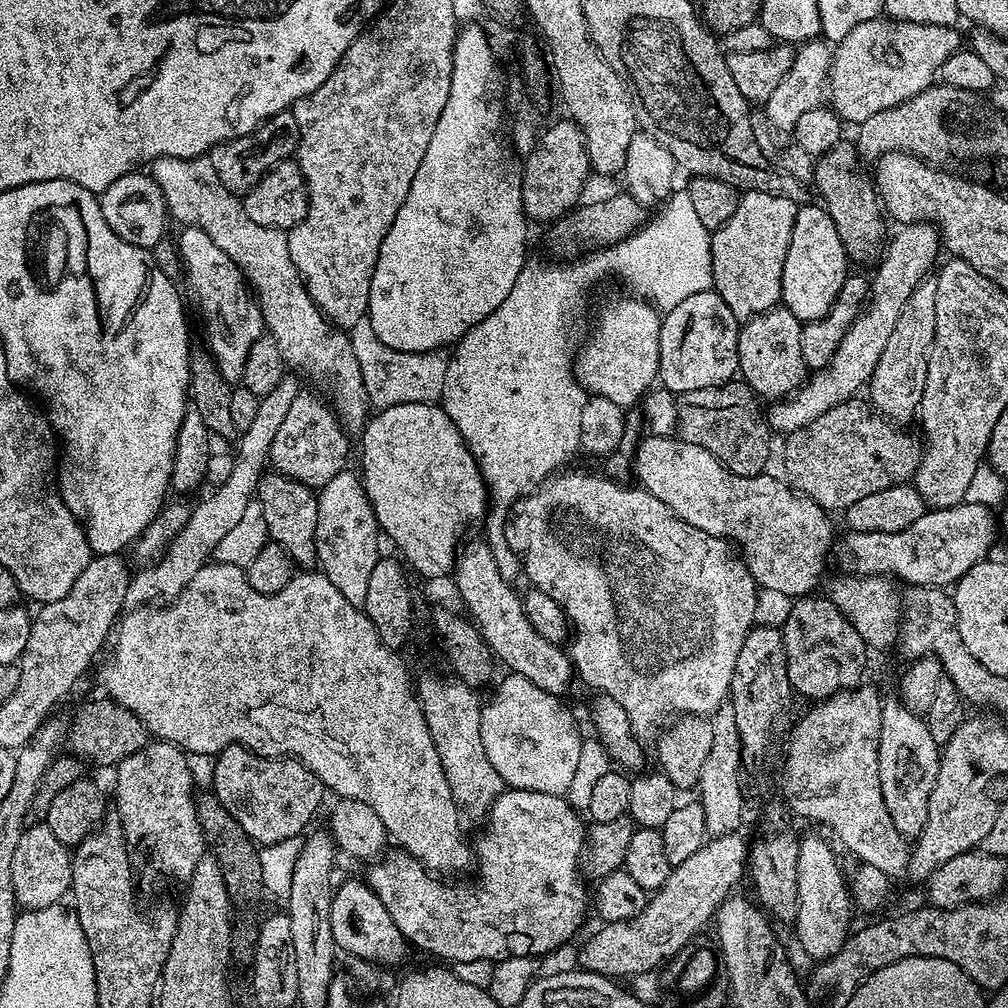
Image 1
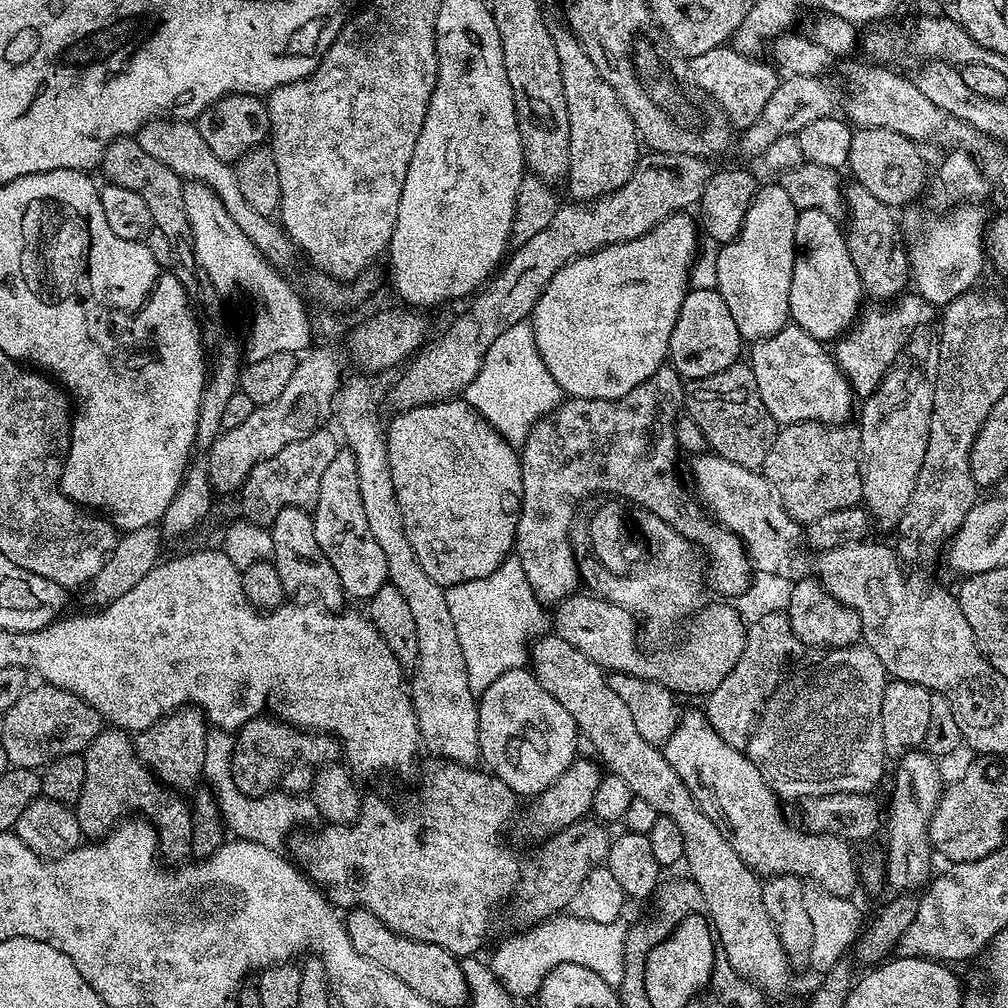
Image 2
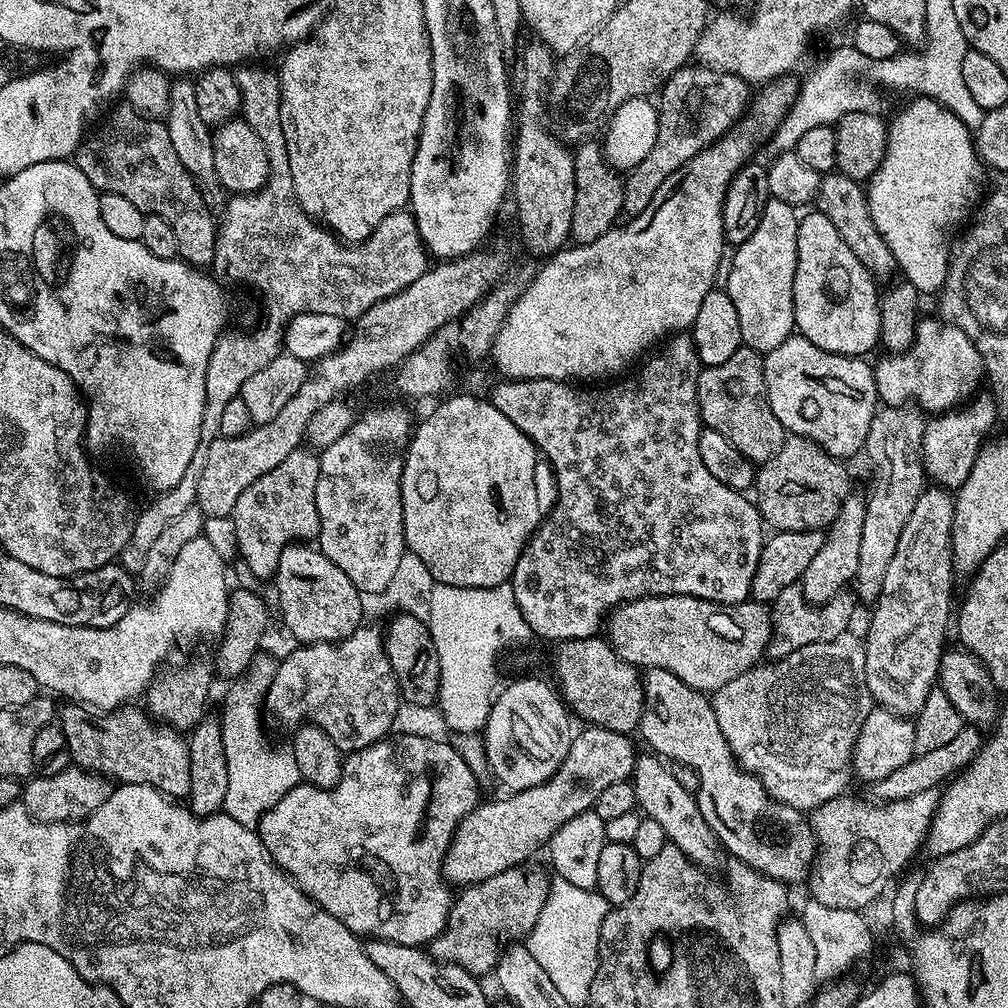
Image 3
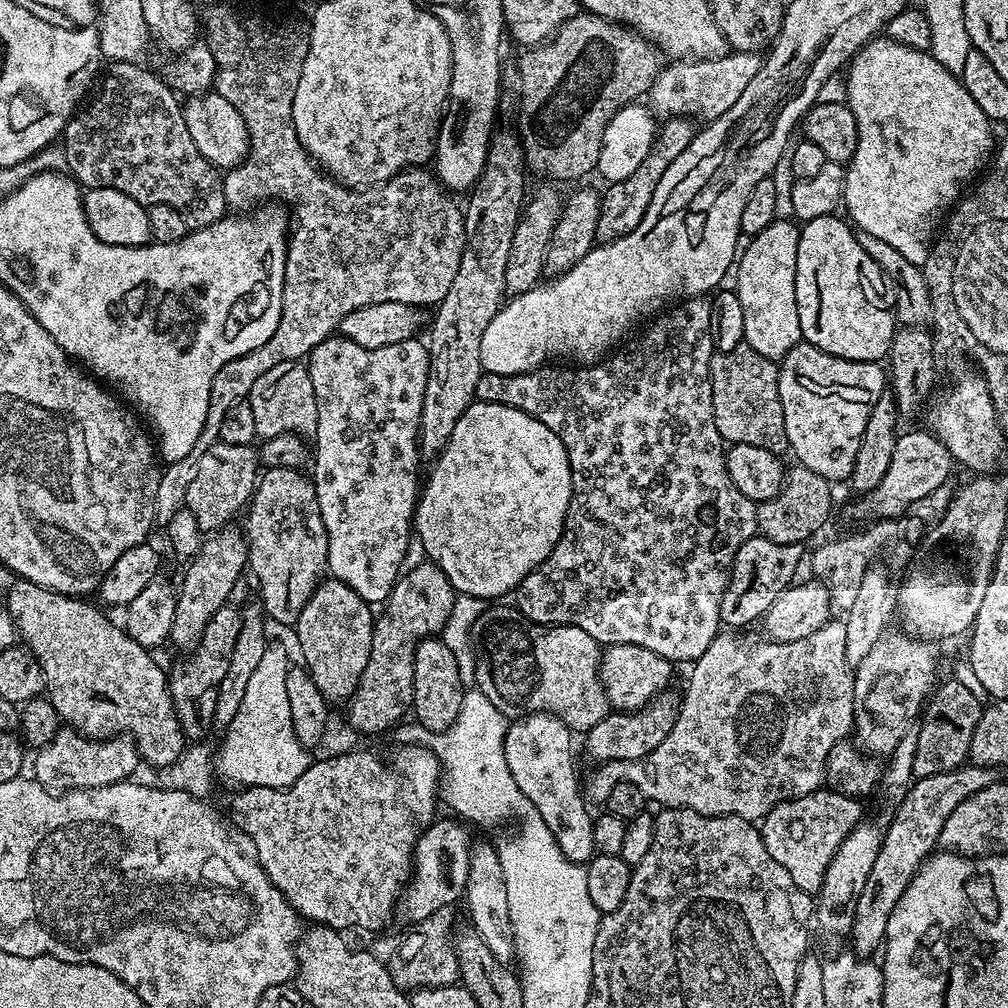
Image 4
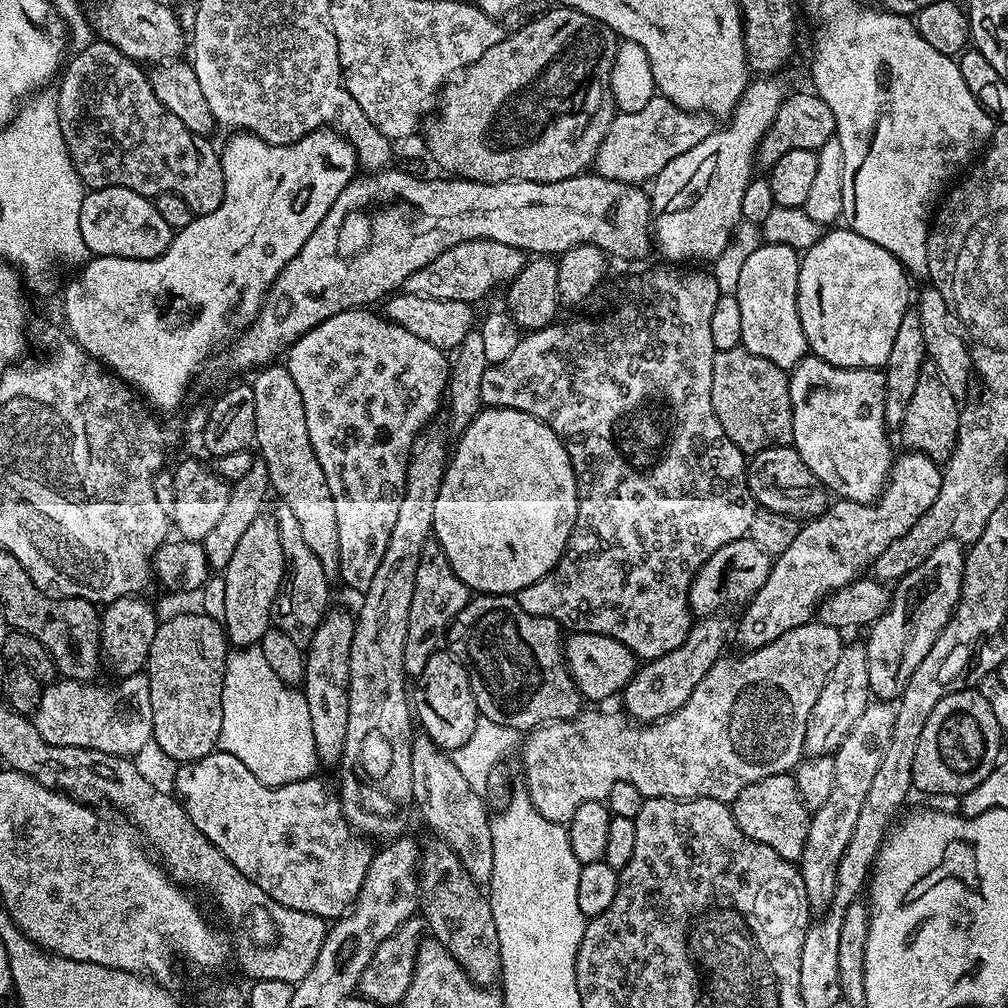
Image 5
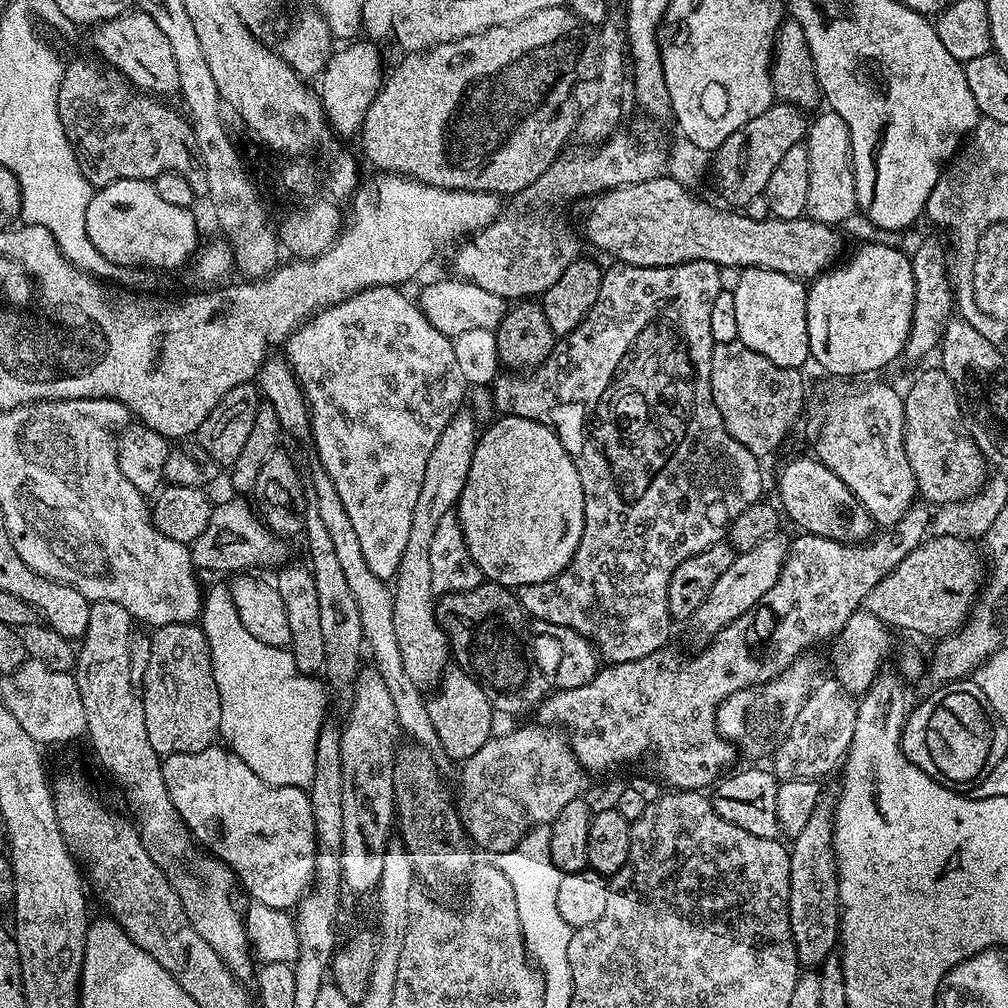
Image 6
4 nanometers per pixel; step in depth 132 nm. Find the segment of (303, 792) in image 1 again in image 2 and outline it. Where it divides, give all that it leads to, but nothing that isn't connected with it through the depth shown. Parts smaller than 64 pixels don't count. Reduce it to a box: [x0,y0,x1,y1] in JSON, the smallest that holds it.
[234,714,342,796]

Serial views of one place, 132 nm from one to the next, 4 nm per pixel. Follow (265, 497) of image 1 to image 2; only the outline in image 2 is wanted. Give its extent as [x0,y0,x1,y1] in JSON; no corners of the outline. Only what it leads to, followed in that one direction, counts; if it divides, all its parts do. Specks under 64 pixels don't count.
[270,508,346,610]

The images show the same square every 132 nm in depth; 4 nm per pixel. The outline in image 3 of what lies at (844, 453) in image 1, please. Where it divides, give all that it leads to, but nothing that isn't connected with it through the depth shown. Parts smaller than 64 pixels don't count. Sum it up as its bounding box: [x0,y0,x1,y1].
[754,435,850,532]

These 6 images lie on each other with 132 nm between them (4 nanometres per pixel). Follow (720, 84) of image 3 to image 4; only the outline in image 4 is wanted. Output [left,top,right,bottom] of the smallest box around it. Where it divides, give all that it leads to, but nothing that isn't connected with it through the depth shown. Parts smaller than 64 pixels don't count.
[596,118,697,241]

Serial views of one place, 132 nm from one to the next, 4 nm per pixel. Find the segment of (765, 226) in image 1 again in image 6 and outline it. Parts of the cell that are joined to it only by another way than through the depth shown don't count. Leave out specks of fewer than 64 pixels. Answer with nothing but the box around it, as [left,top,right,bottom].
[734,269,810,369]

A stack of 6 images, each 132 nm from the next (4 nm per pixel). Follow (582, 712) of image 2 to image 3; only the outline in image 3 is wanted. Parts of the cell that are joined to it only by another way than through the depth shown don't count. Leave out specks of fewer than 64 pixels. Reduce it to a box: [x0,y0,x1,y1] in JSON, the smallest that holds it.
[630,754,726,870]

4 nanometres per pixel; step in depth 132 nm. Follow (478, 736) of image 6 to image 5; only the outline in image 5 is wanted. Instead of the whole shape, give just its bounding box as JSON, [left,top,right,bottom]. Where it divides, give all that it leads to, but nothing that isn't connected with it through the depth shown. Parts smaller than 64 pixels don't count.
[414,650,482,750]

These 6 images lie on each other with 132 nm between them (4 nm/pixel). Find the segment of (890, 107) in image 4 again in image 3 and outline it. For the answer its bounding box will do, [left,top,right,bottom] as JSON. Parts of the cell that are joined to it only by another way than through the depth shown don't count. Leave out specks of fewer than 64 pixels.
[866,95,986,294]

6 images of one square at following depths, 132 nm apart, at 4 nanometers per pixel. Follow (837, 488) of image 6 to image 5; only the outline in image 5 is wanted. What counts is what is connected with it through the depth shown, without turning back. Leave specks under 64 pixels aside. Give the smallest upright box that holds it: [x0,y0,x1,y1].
[746,448,830,522]

